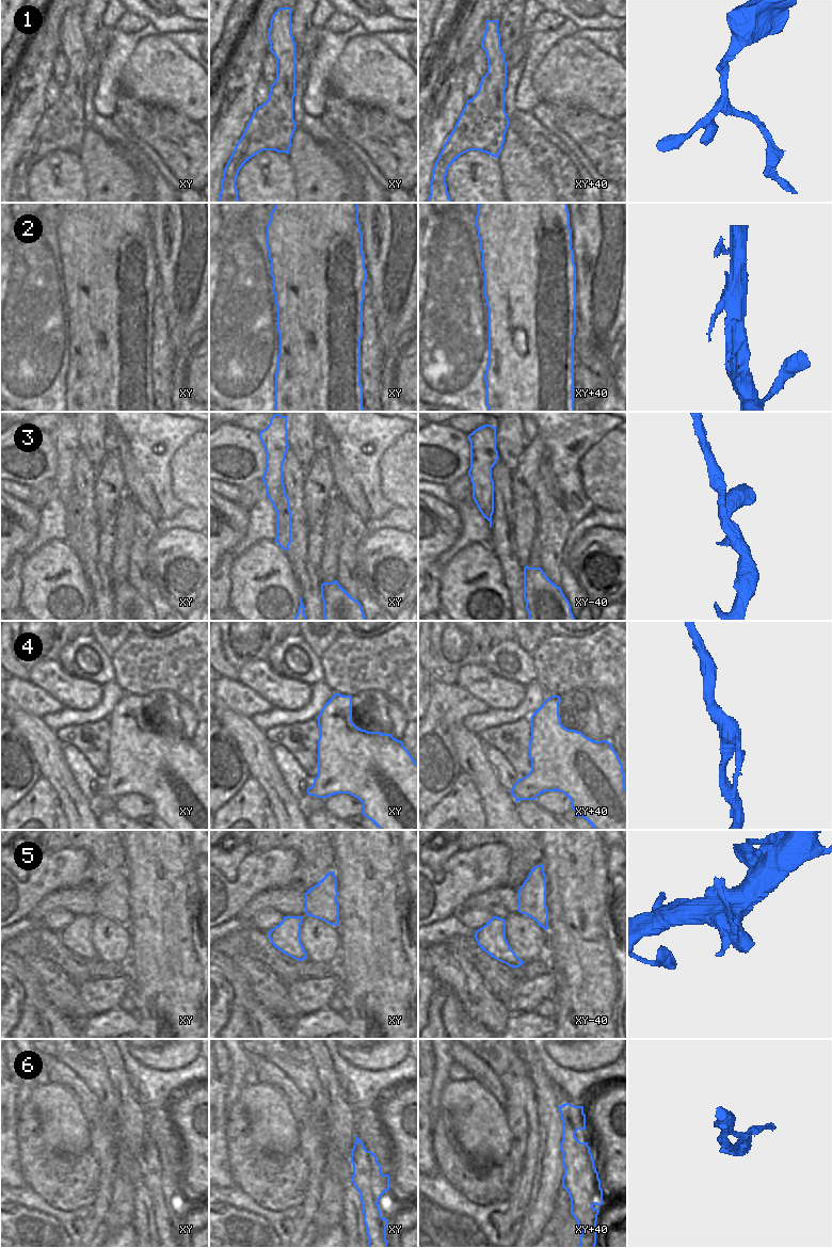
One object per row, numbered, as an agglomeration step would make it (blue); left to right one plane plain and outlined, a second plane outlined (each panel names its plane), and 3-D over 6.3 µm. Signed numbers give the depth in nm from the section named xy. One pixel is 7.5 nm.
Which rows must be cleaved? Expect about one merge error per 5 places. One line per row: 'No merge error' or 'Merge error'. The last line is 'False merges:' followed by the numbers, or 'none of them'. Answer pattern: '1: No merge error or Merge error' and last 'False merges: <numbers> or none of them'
1: No merge error
2: Merge error
3: Merge error
4: Merge error
5: Merge error
6: Merge error
False merges: 2, 3, 4, 5, 6.

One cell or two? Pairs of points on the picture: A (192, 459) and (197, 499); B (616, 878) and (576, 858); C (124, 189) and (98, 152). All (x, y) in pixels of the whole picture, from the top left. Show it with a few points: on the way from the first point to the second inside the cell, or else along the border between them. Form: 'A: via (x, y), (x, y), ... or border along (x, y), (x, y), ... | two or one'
A: via (197, 468), (197, 490) | one
B: border along (608, 848), (608, 891), (605, 898) | two
C: via (114, 179), (106, 171), (101, 161) | one

